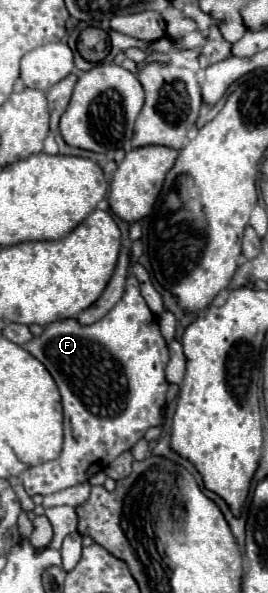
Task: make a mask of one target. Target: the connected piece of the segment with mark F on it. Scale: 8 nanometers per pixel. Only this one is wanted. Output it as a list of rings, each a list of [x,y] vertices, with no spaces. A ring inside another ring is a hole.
[[[132,273],[126,277],[124,297],[106,317],[86,327],[74,319],[50,323],[46,325],[44,333],[30,339],[24,349],[28,349],[50,371],[60,389],[64,405],[64,449],[60,457],[34,465],[20,475],[30,497],[50,495],[88,481],[94,473],[108,467],[120,453],[132,449],[144,437],[148,427],[164,423],[162,409],[166,407],[166,391],[170,385],[164,373],[170,359],[168,345],[160,333],[156,315],[148,309],[144,297],[140,295],[140,283]]]

